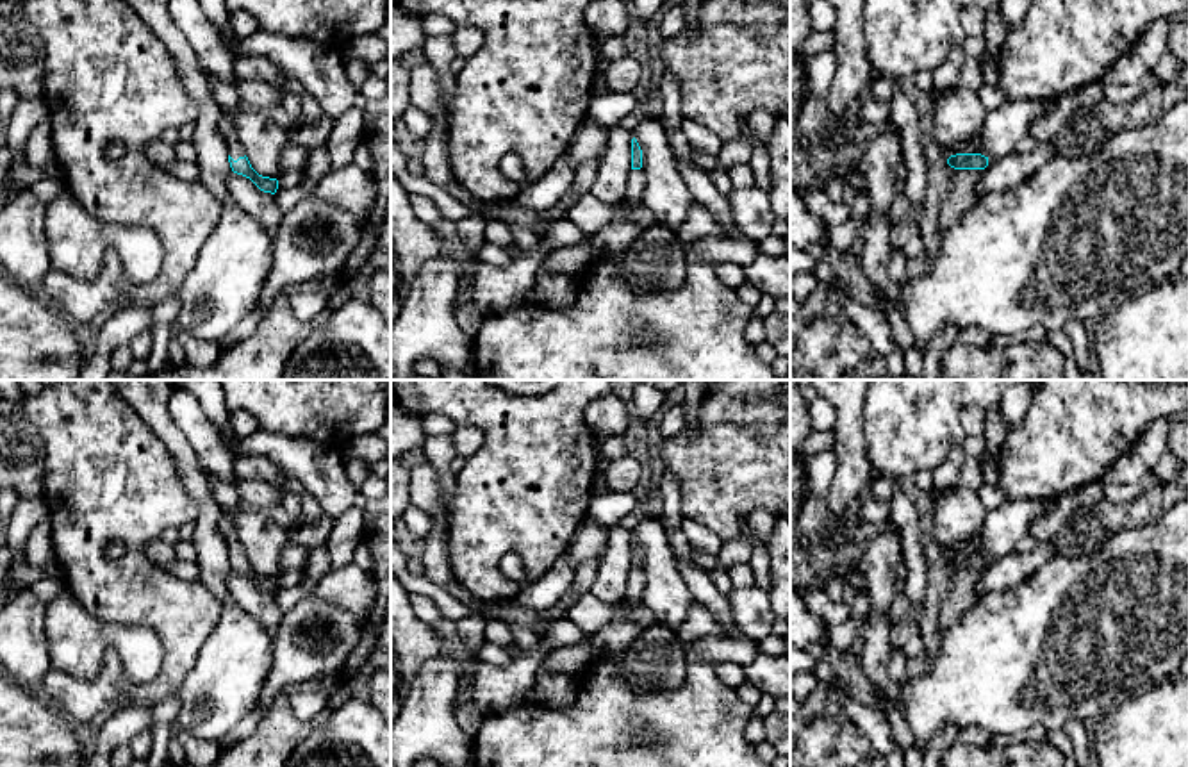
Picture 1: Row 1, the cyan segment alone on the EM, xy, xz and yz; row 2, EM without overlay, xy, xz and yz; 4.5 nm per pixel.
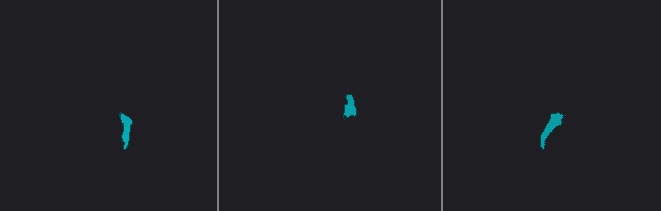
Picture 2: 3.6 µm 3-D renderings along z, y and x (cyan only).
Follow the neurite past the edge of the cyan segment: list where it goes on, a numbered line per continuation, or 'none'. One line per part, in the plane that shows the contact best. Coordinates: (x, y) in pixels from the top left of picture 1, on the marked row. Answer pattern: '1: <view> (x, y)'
1: xy (225, 125)

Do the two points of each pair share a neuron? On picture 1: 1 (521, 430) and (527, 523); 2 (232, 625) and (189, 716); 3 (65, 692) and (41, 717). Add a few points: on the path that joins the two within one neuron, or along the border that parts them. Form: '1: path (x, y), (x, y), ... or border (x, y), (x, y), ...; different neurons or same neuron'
1: path (523, 453), (523, 489), (527, 500); same neuron
2: path (232, 648), (232, 669), (211, 692); same neuron
3: border (40, 692), (72, 721); different neurons

